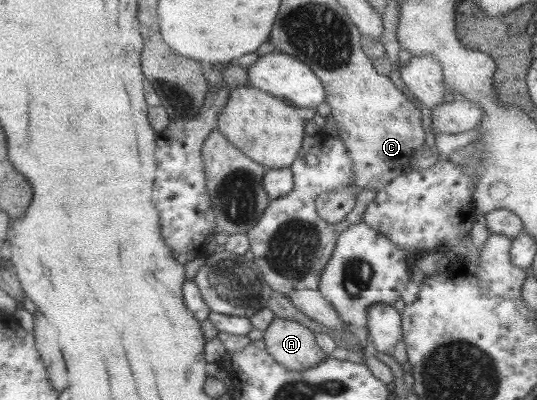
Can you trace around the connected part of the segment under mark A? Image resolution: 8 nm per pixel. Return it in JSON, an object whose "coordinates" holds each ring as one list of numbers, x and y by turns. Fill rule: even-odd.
{"coordinates":[[275,317,265,330,264,340,274,360,290,370,312,368,328,357,317,345,316,332,297,321]]}

